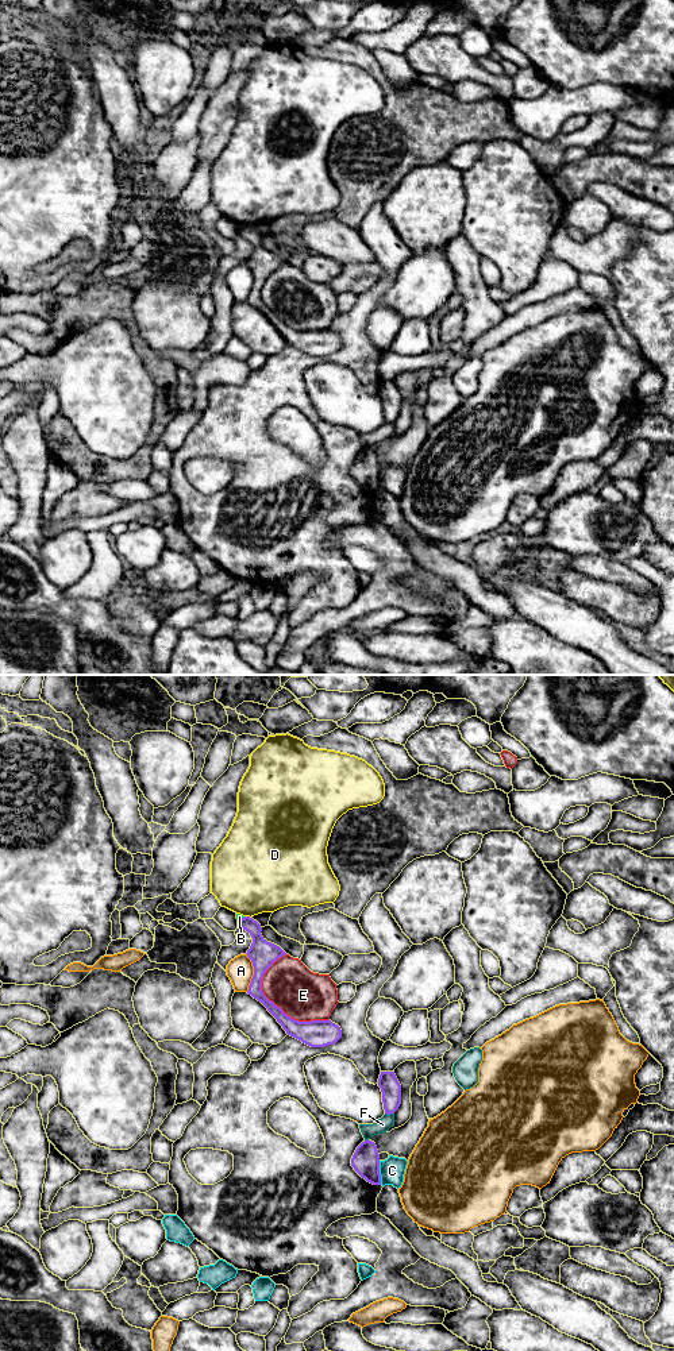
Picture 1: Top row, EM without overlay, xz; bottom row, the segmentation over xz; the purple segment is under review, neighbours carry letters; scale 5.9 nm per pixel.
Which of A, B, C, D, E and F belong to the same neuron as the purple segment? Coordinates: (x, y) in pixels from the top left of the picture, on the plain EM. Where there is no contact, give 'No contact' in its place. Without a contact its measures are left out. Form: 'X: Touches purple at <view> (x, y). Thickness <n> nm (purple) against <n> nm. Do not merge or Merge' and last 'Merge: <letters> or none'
A: Touches purple at xz (254, 281). Thickness 160 nm (purple) against 160 nm. Do not merge
B: Touches purple at xz (239, 230). Thickness 160 nm (purple) against 40 nm. Do not merge
C: Touches purple at xz (378, 482). Thickness 160 nm (purple) against 150 nm. Do not merge
D: Touches purple at xz (247, 226). Thickness 160 nm (purple) against 480 nm. Do not merge
E: Touches purple at xz (278, 316). Thickness 140 nm (purple) against 300 nm. Do not merge
F: Touches purple at xz (389, 423). Thickness 120 nm (purple) against 90 nm. Do not merge
Merge: none

